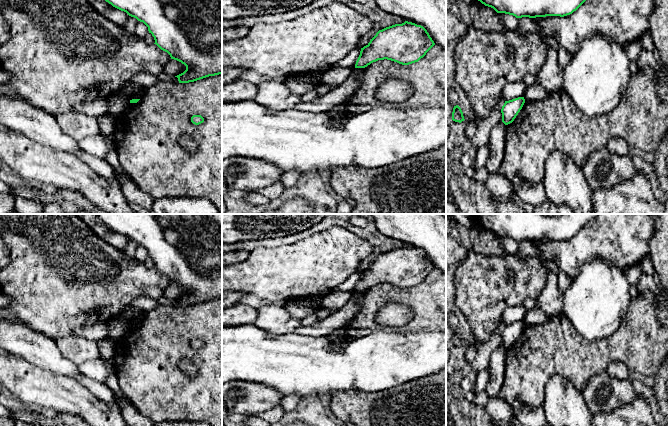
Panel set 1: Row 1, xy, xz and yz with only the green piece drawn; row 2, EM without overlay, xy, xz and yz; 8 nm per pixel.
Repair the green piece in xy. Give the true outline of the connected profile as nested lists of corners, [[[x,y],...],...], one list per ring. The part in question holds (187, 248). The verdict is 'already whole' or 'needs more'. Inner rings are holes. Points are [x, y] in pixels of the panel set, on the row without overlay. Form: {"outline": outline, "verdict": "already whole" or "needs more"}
{"outline": [[[95,214],[106,226],[113,231],[126,236],[129,240],[143,246],[155,267],[161,274],[167,276],[171,283],[177,284],[186,290],[186,294],[175,300],[179,307],[194,306],[209,300],[222,298],[222,214]]], "verdict": "already whole"}

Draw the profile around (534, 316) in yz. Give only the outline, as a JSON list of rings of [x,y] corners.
[[[535,306],[534,308],[526,311],[526,315],[523,321],[525,325],[532,326],[536,324],[543,324],[547,322],[547,319],[548,315]]]

